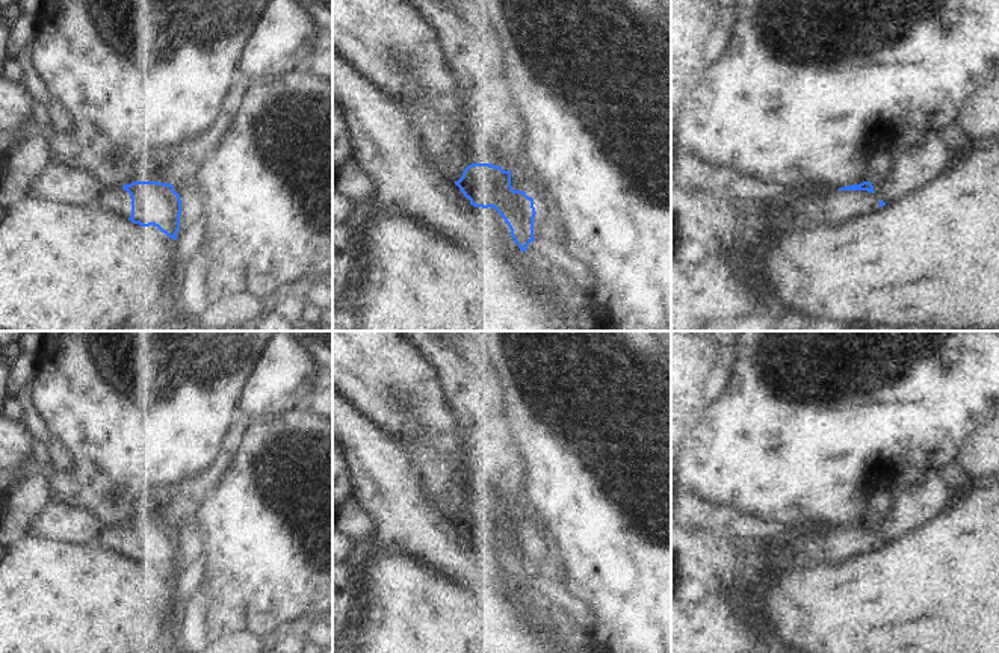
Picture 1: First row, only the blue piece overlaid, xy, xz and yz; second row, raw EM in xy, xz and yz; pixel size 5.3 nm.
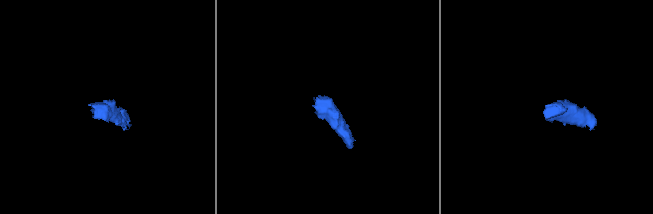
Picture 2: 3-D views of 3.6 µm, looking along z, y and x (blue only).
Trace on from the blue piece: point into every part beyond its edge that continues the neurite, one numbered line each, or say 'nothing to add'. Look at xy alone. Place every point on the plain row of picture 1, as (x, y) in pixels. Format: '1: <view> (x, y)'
1: xy (117, 538)

